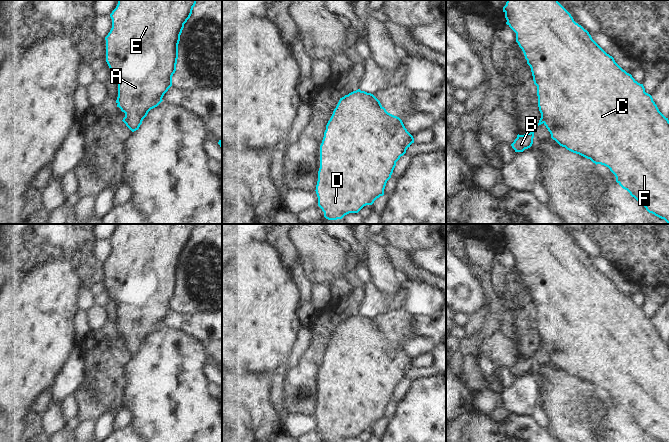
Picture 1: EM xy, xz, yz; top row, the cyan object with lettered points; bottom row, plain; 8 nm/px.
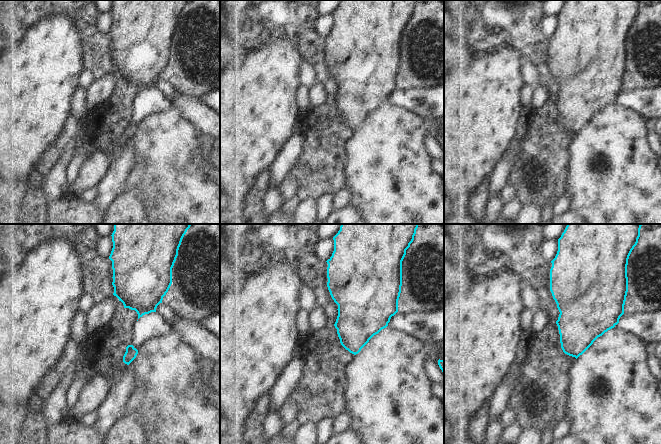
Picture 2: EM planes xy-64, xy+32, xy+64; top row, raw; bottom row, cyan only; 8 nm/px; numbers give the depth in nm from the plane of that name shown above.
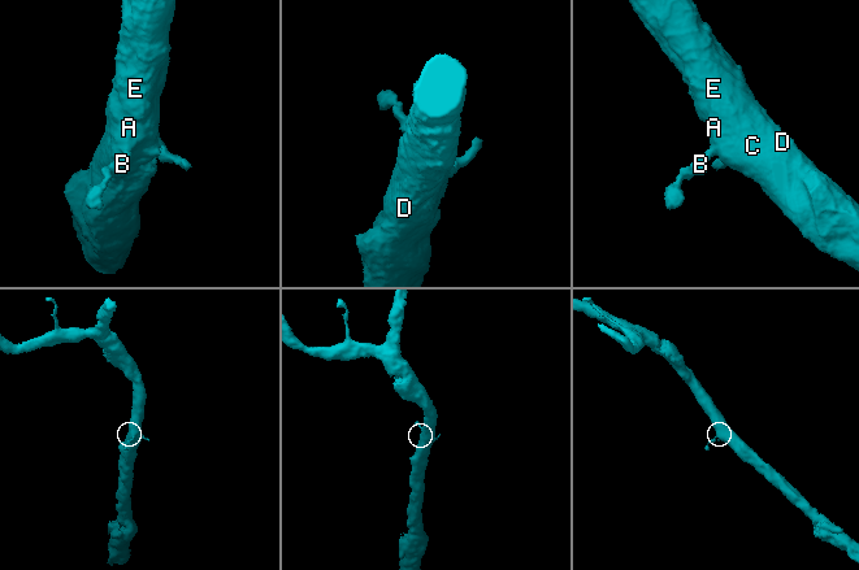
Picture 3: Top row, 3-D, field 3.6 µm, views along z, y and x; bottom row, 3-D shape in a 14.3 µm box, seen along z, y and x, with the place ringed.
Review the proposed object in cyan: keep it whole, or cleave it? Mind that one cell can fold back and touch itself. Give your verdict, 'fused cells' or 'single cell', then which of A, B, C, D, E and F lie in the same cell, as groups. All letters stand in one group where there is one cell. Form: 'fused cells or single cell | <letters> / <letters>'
single cell | A B C D E F

